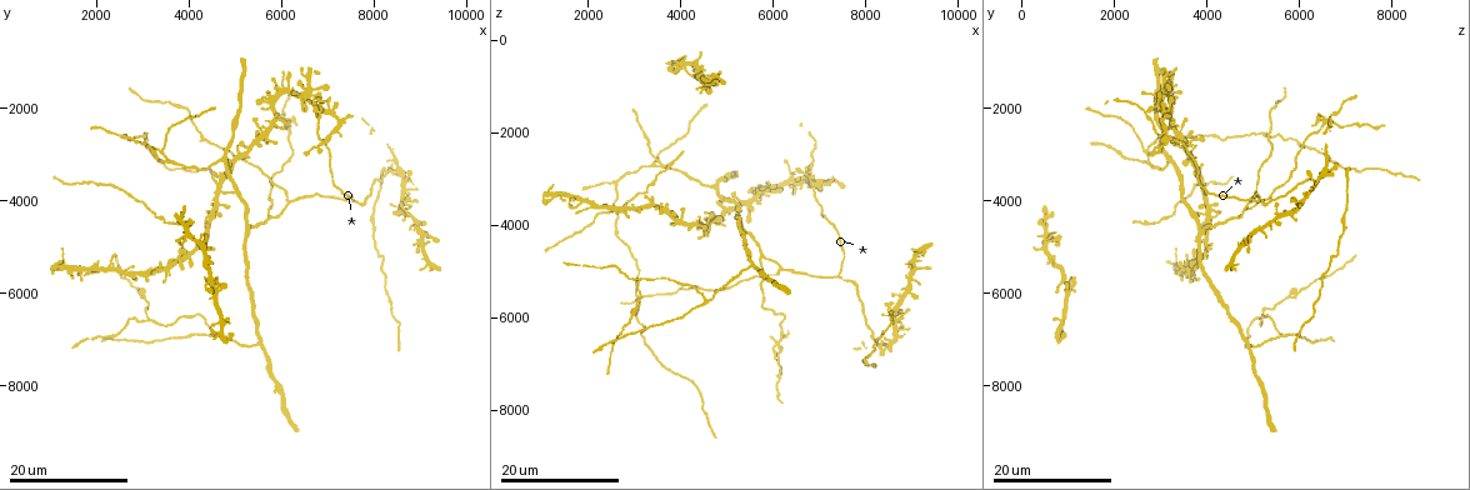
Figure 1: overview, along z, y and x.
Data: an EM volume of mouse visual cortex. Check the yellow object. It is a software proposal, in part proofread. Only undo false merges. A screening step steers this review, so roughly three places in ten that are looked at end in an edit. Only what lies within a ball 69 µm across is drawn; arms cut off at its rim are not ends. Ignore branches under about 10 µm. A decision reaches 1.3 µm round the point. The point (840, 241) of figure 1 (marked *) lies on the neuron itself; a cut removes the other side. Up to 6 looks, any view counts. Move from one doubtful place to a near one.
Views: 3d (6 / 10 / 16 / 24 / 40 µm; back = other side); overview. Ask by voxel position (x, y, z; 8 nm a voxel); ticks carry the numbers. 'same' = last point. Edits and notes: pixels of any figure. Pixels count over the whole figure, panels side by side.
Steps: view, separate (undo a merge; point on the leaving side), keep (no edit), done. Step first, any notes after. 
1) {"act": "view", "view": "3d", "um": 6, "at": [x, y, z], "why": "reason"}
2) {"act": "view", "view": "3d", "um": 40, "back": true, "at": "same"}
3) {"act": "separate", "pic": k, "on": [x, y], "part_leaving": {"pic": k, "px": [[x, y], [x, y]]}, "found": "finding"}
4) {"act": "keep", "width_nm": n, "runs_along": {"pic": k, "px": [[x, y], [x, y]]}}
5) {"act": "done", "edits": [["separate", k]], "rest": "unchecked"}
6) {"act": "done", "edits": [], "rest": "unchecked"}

{"act": "view", "view": "3d", "um": 24, "at": [7350, 3950, 5050], "why": "side arm on a straight run"}

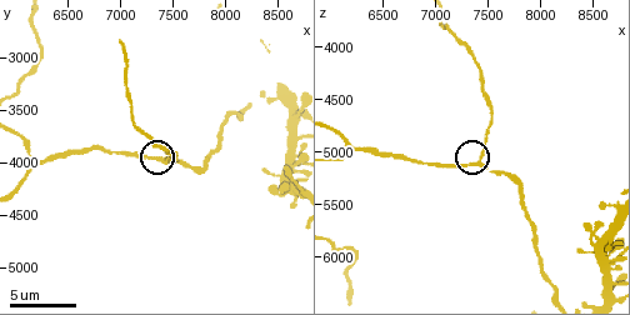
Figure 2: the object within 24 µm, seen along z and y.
{"act": "view", "view": "3d", "um": 6, "at": [7420, 4000, 5120], "why": "closer look"}

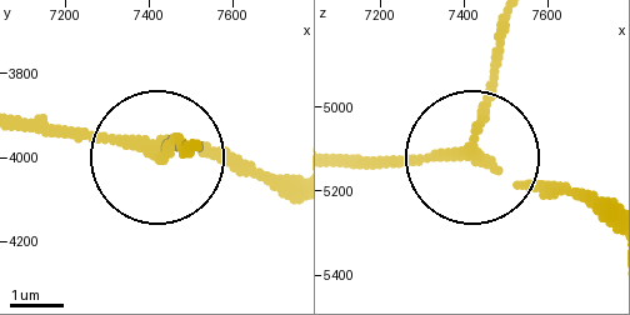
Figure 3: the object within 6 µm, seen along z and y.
{"act": "keep", "width_nm": 170, "runs_along": {"pic": 3, "px": [[510, 20], [475, 150], [605, 208]]}, "found": "continuous, no second neuron"}

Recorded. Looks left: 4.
{"act": "view", "view": "3d", "um": 16, "at": [4450, 6900, 5650], "why": "three-way junction"}

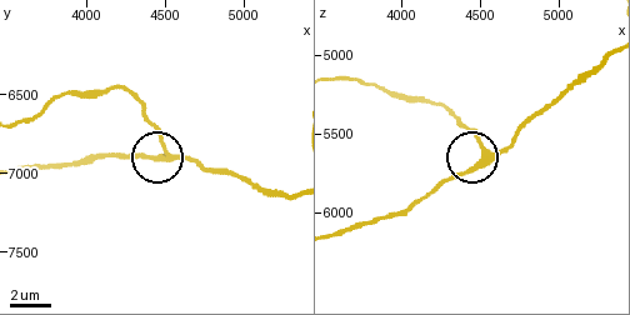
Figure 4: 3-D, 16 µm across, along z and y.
{"act": "view", "view": "3d", "um": 6, "at": [4520, 6920, 5660]}

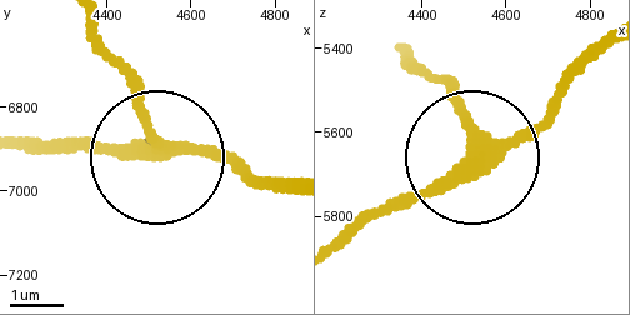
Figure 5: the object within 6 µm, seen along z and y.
{"act": "keep", "runs_along": {"pic": 5, "px": [[285, 189], [204, 149], [34, 149]]}, "found": "continuous, no second neuron"}

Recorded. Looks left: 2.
{"act": "view", "view": "3d", "um": 16, "at": [3100, 6550, 5150], "why": "a fork"}

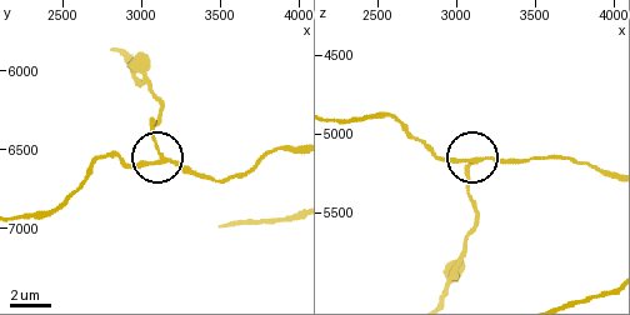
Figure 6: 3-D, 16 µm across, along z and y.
{"act": "view", "view": "3d", "um": 10, "at": [3140, 6560, 5160]}

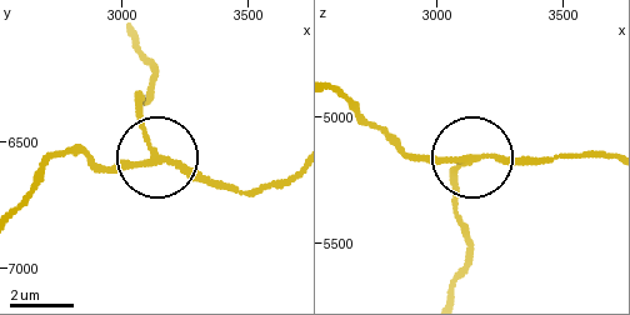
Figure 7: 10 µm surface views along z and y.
{"act": "separate", "pic": 7, "on": [136, 115], "side_arm_um": 17, "part_leaving": {"pic": 7, "px": [[154, 151], [138, 105], [154, 70], [133, 44]]}, "found": "two neurons meet here"}

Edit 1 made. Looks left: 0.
{"act": "done", "edits": [["separate", 7]], "rest": "unchecked"}

